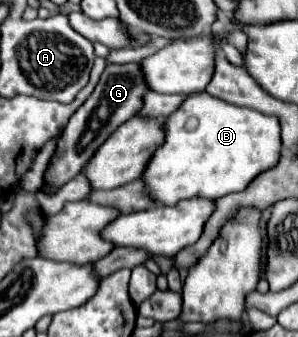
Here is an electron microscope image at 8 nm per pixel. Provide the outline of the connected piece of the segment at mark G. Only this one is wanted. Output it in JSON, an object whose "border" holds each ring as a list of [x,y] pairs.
{"border":[[[127,63],[127,65],[107,65],[103,71],[95,91],[89,95],[89,99],[75,111],[75,115],[69,119],[63,137],[59,139],[57,151],[53,153],[51,167],[45,173],[45,187],[47,191],[57,191],[61,185],[65,185],[69,179],[73,179],[77,173],[85,169],[89,159],[95,155],[95,151],[105,143],[105,139],[125,121],[135,117],[135,111],[143,107],[143,95],[147,95],[149,87],[143,79],[143,73],[139,71],[139,63]]]}

